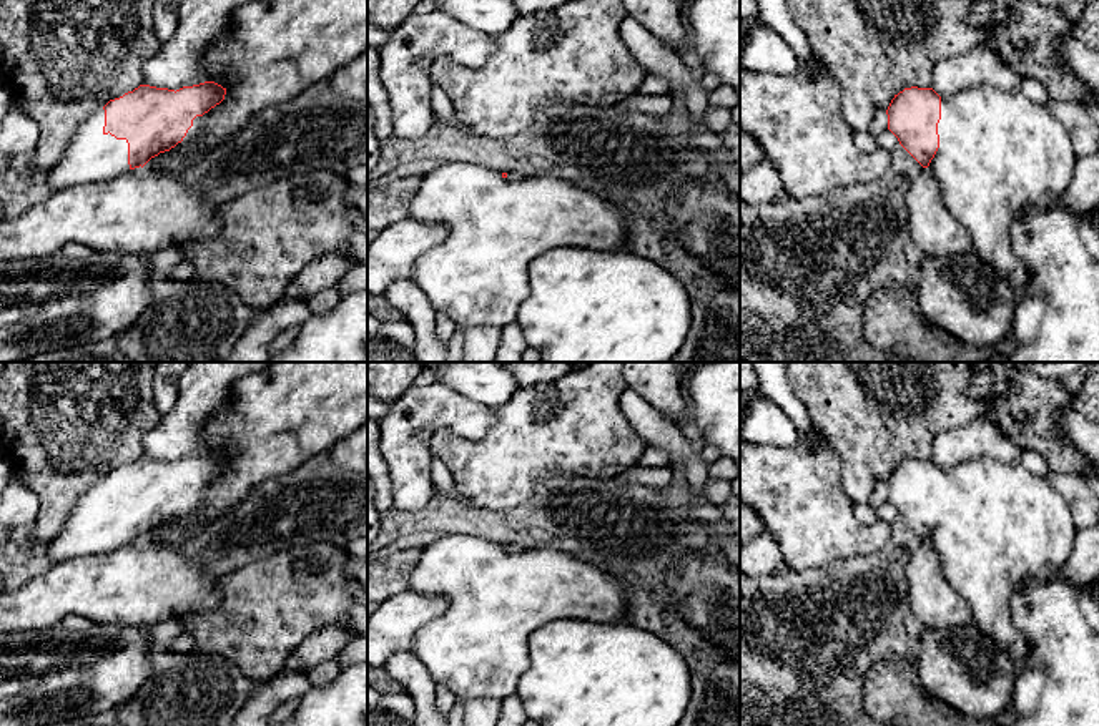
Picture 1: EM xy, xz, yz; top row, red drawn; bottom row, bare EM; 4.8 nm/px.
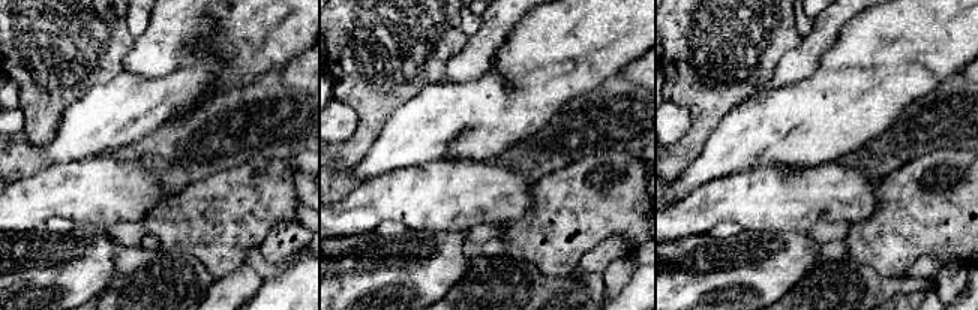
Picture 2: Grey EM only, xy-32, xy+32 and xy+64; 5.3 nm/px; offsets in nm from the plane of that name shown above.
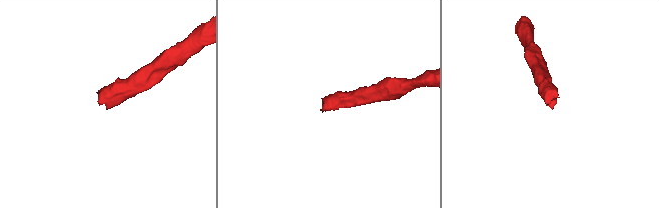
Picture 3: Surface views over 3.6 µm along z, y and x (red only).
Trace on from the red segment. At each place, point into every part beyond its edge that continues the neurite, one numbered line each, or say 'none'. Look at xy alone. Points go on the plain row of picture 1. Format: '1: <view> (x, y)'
1: xy (276, 419)

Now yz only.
1: yz (1000, 525)

